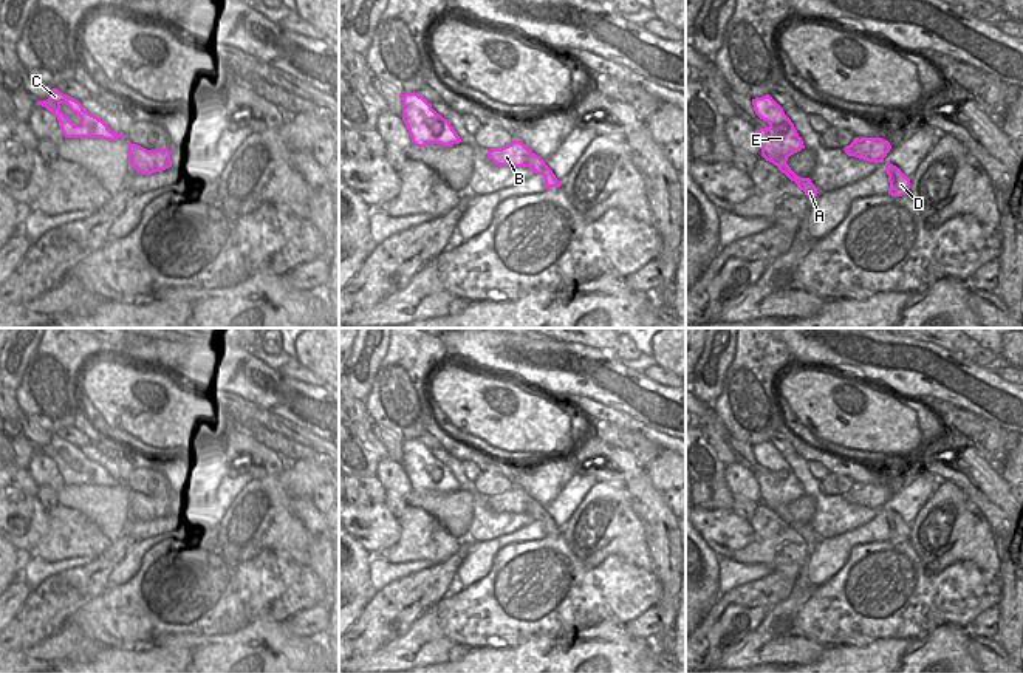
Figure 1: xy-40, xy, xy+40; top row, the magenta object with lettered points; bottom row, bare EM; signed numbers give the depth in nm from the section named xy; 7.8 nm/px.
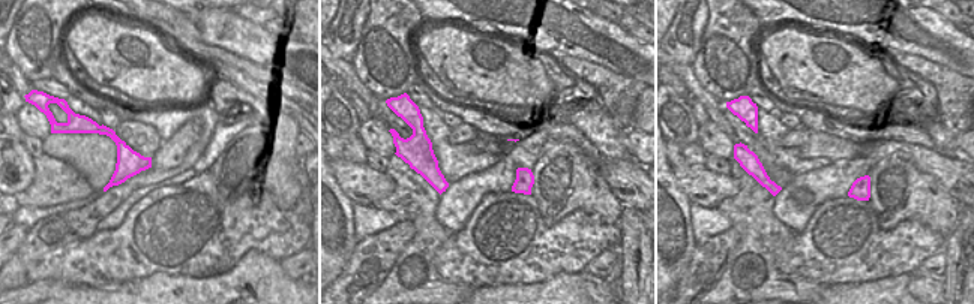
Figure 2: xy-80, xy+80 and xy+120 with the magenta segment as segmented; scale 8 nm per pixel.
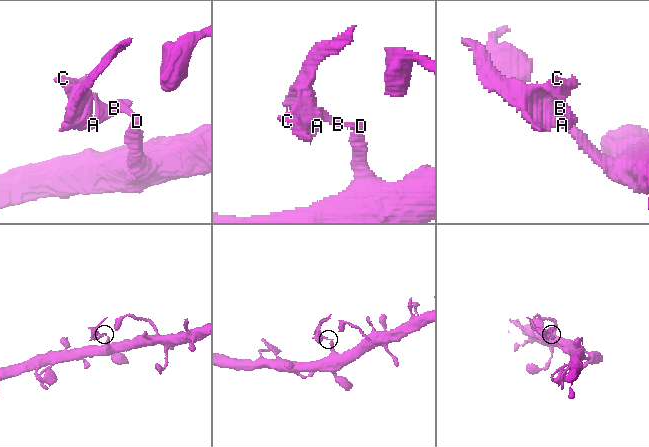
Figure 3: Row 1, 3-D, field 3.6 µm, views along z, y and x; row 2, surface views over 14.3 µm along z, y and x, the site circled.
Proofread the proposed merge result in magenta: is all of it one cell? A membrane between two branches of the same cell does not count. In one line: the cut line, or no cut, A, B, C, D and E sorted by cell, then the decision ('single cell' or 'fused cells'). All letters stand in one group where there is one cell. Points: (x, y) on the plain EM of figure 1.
xy (534, 500), (526, 512) | A B C E / D | fused cells

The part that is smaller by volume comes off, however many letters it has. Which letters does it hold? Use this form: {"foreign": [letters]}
{"foreign": ["A", "B", "C", "E"]}

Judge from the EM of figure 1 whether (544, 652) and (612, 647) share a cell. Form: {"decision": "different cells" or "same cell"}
{"decision": "same cell"}

